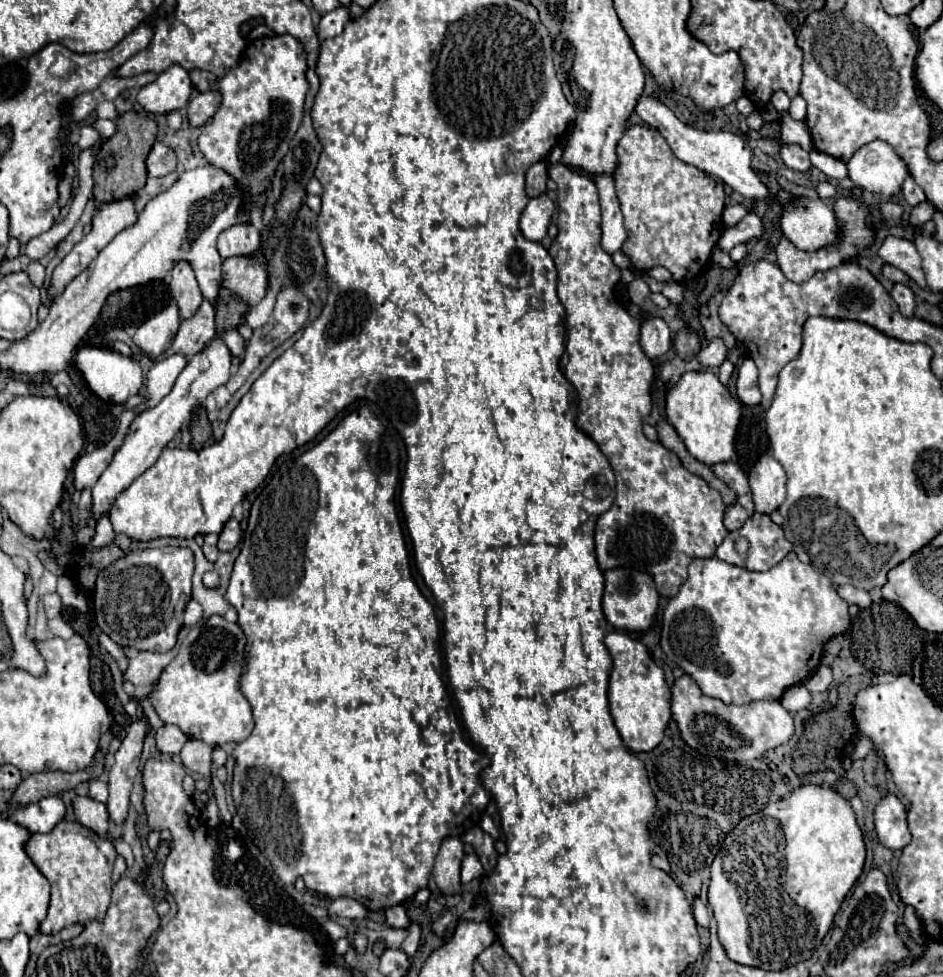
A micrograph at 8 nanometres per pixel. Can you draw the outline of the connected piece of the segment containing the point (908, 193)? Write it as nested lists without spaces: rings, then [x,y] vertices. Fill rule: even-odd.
[[[907,175],[905,183],[903,183],[903,197],[905,197],[905,201],[907,201],[909,205],[917,205],[917,203],[925,201],[923,189],[915,183],[915,179],[913,179],[911,175]]]

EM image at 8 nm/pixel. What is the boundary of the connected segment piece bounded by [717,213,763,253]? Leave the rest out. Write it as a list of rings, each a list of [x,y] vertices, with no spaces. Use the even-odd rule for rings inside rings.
[[[749,213],[743,217],[743,221],[731,229],[725,229],[717,247],[725,253],[729,253],[735,245],[739,243],[749,243],[753,239],[759,239],[763,235],[763,223],[759,219],[759,215]]]

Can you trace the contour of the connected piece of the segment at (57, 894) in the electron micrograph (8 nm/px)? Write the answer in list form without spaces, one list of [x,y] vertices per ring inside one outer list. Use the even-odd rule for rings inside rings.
[[[63,819],[49,833],[33,833],[25,843],[25,851],[51,883],[51,903],[47,917],[39,925],[41,933],[55,935],[73,923],[105,917],[113,889],[111,869],[117,857],[117,851],[109,841],[97,837],[77,821]]]

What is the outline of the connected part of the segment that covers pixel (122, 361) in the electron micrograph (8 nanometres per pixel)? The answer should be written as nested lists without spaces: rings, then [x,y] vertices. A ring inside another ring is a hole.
[[[77,347],[75,367],[81,371],[91,391],[99,395],[99,399],[109,403],[125,403],[131,395],[137,395],[139,389],[143,387],[143,373],[141,373],[139,361],[133,357],[125,357],[117,351],[107,351],[99,347]]]

